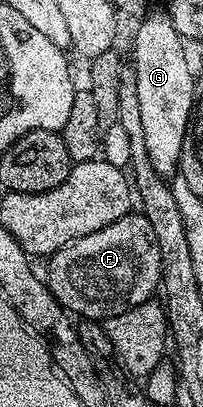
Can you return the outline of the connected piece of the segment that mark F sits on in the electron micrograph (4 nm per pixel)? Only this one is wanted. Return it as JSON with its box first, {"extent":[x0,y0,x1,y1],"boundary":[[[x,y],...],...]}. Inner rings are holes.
{"extent":[44,214,162,322],"boundary":[[[127,214],[112,222],[112,226],[96,230],[96,234],[73,240],[68,246],[56,250],[47,264],[50,265],[44,271],[44,279],[50,286],[50,293],[58,299],[63,309],[75,317],[99,322],[105,321],[107,316],[115,316],[138,304],[147,303],[153,297],[150,295],[157,293],[162,283],[162,259],[156,230],[152,230],[152,222],[141,214]]]}

